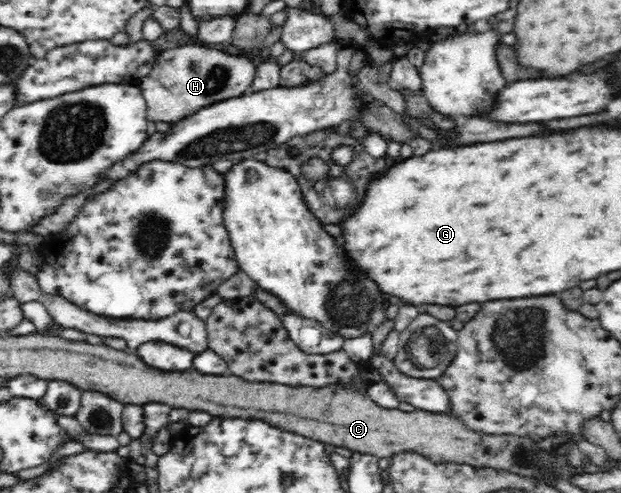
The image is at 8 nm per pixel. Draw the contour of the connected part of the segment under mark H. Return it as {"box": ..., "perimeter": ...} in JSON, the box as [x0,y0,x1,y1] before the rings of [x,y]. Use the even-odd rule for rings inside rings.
{"box":[135,44,256,125],"perimeter":[[[188,44],[160,50],[150,73],[135,83],[146,100],[148,120],[173,125],[207,105],[245,94],[255,71],[256,66],[247,57],[230,55],[201,44]]]}

